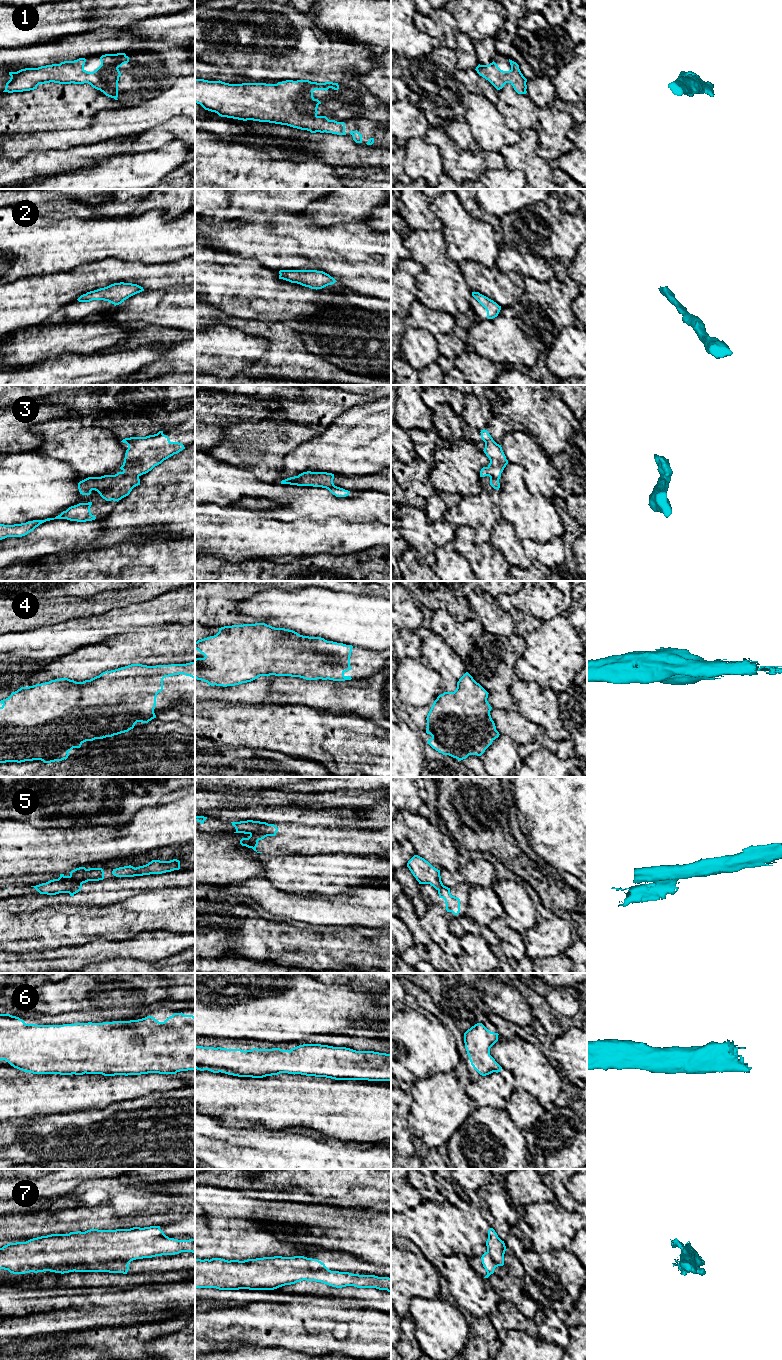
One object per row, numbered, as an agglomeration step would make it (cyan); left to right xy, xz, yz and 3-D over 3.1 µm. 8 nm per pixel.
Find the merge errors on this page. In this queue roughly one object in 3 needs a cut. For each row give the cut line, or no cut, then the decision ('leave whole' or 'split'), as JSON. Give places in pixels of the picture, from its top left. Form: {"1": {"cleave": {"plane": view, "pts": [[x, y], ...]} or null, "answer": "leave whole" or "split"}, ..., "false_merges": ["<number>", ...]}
{"1": {"cleave": null, "answer": "leave whole"}, "2": {"cleave": null, "answer": "leave whole"}, "3": {"cleave": null, "answer": "leave whole"}, "4": {"cleave": null, "answer": "leave whole"}, "5": {"cleave": {"plane": "xz", "pts": [[268, 824], [262, 833], [250, 834]]}, "answer": "split"}, "6": {"cleave": null, "answer": "leave whole"}, "7": {"cleave": null, "answer": "leave whole"}, "false_merges": ["5"]}

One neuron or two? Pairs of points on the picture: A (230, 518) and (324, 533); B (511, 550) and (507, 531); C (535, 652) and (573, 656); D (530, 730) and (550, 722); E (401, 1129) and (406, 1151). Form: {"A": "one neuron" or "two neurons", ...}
{"A": "one neuron", "B": "one neuron", "C": "one neuron", "D": "two neurons", "E": "one neuron"}

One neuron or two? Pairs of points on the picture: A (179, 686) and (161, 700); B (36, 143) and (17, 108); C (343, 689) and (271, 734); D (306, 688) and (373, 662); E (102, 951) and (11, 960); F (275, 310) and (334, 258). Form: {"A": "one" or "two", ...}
{"A": "one", "B": "two", "C": "two", "D": "two", "E": "one", "F": "two"}

